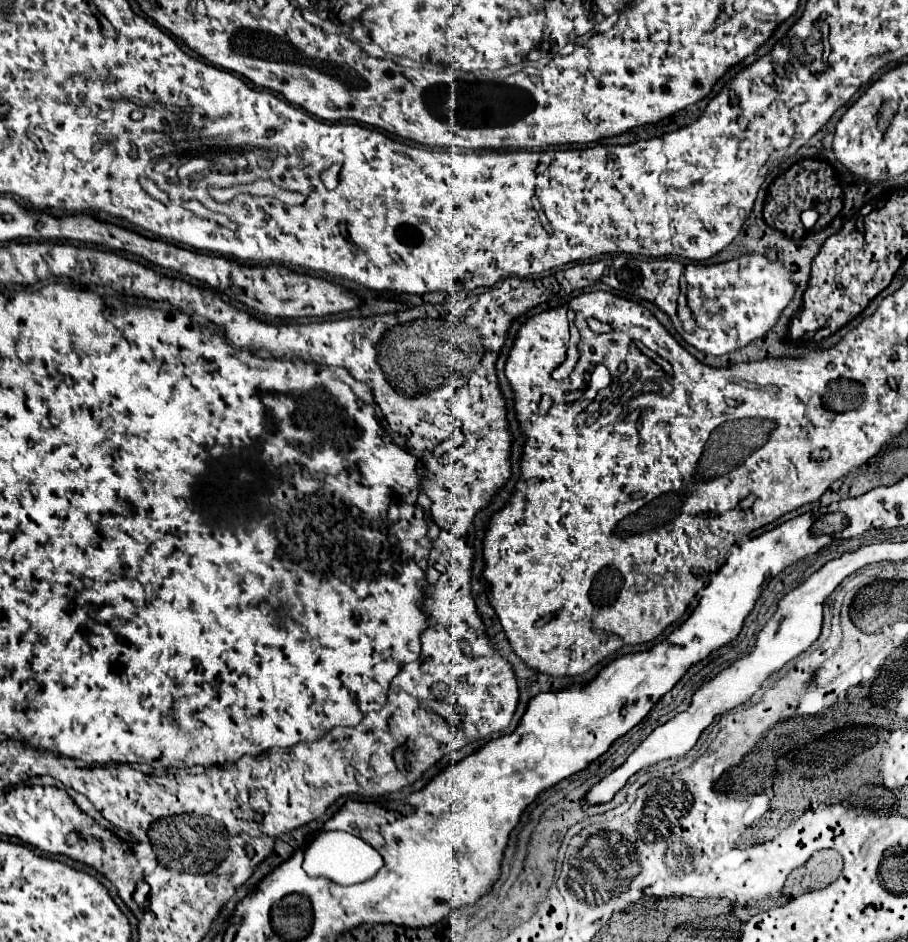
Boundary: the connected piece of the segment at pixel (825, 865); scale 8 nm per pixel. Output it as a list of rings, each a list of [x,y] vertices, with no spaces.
[[[819,850],[803,866],[793,870],[785,882],[785,896],[801,896],[803,892],[829,886],[843,868],[843,858],[837,850]]]

